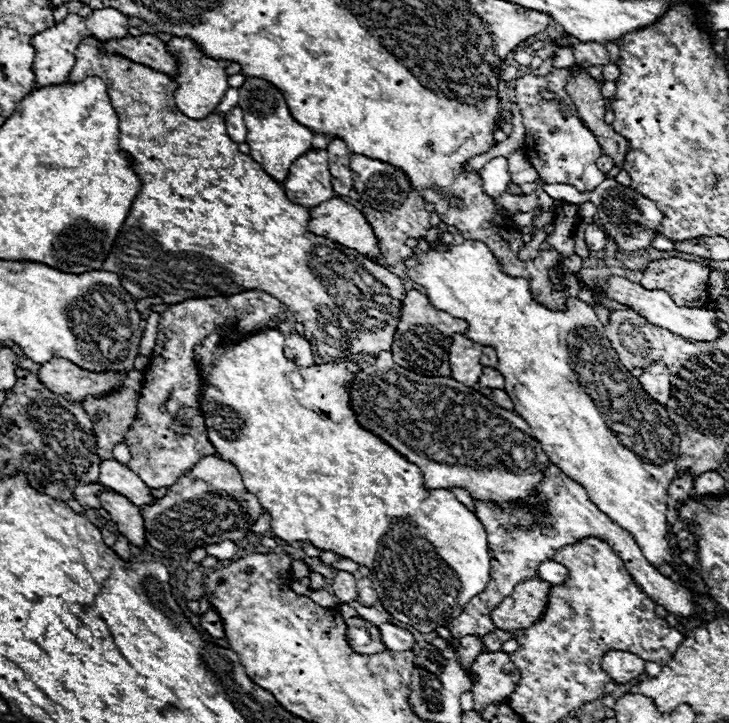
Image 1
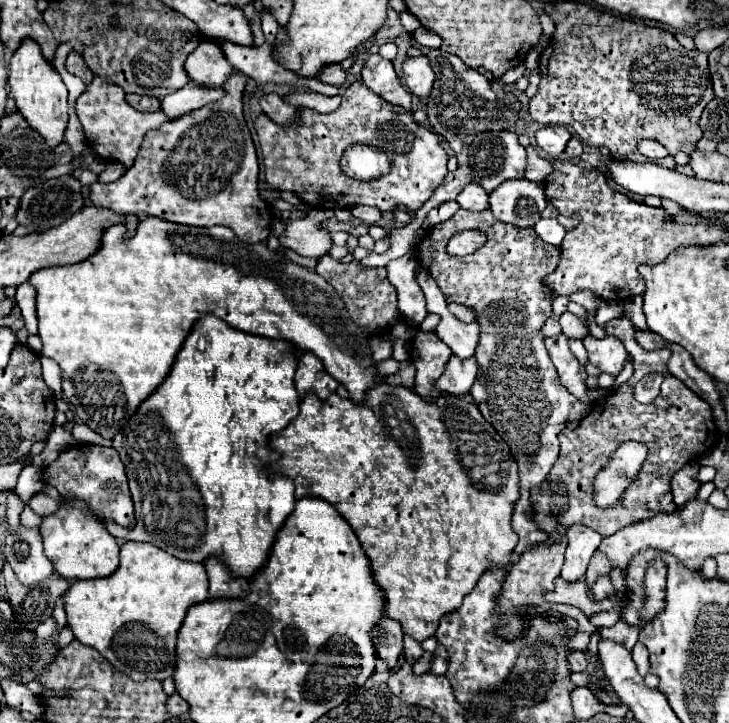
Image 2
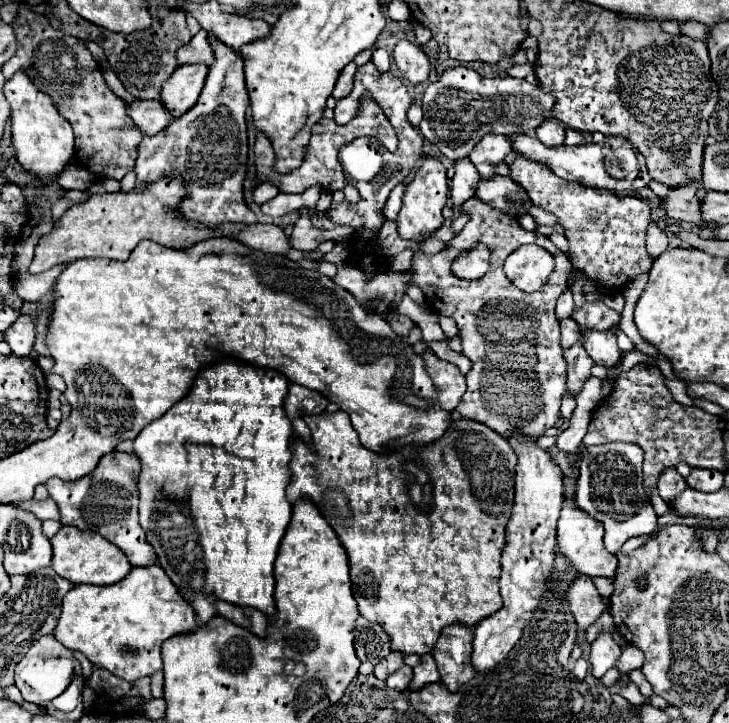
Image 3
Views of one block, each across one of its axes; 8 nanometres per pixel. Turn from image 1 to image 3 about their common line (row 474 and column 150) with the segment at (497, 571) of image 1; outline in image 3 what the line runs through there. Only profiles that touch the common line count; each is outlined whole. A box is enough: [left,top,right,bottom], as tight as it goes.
[46,452,156,566]

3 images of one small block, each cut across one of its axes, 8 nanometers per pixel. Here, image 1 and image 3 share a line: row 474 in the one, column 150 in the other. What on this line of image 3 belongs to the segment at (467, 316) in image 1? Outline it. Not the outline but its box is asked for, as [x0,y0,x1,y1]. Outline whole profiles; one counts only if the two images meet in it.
[54,564,194,682]

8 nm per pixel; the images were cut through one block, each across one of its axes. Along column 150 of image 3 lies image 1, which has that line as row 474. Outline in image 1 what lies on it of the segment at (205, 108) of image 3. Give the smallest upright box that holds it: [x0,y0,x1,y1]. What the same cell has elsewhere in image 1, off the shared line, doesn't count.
[124,292,290,488]

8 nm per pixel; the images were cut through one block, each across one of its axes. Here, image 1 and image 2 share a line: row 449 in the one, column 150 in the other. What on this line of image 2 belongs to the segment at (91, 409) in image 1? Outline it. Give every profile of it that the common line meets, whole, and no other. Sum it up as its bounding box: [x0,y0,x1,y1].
[126,94,160,112]

